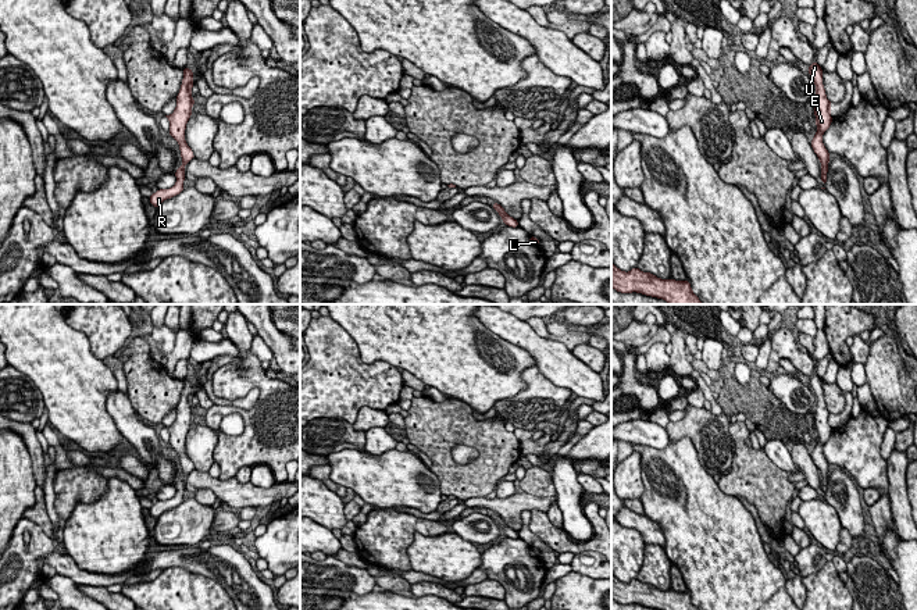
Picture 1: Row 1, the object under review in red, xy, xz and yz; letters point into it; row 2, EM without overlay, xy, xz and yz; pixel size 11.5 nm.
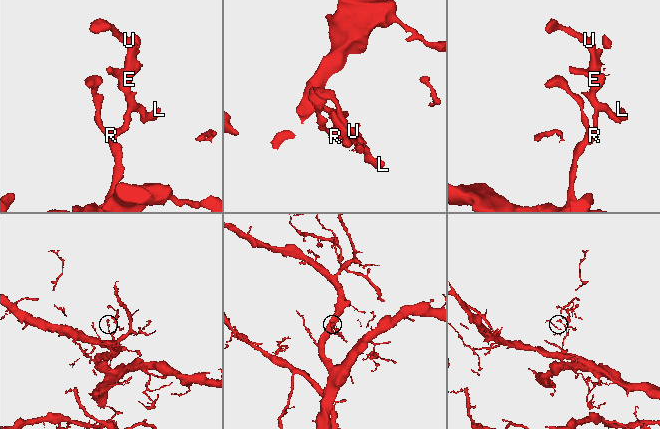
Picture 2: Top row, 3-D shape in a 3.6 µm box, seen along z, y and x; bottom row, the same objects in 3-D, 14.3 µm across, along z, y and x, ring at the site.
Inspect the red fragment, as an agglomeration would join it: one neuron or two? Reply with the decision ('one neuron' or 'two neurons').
two neurons

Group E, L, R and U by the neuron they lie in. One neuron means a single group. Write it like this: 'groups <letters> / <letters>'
groups E L U / R

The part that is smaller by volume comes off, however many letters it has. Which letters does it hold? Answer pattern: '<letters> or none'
E, L, U

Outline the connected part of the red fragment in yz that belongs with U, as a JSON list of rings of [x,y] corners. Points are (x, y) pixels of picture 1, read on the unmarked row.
[[[816,372],[809,377],[809,385],[813,393],[816,395],[814,427],[816,427],[816,436],[818,439],[810,456],[814,464],[817,465],[818,471],[823,475],[828,475],[831,465],[828,464],[828,461],[823,454],[823,445],[829,439],[832,434],[829,420],[832,413],[827,410],[825,400],[823,396],[823,379]]]

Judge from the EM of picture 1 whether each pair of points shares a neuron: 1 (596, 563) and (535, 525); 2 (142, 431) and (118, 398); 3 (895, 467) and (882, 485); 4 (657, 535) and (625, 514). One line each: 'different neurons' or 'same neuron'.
1: different neurons
2: same neuron
3: different neurons
4: same neuron

